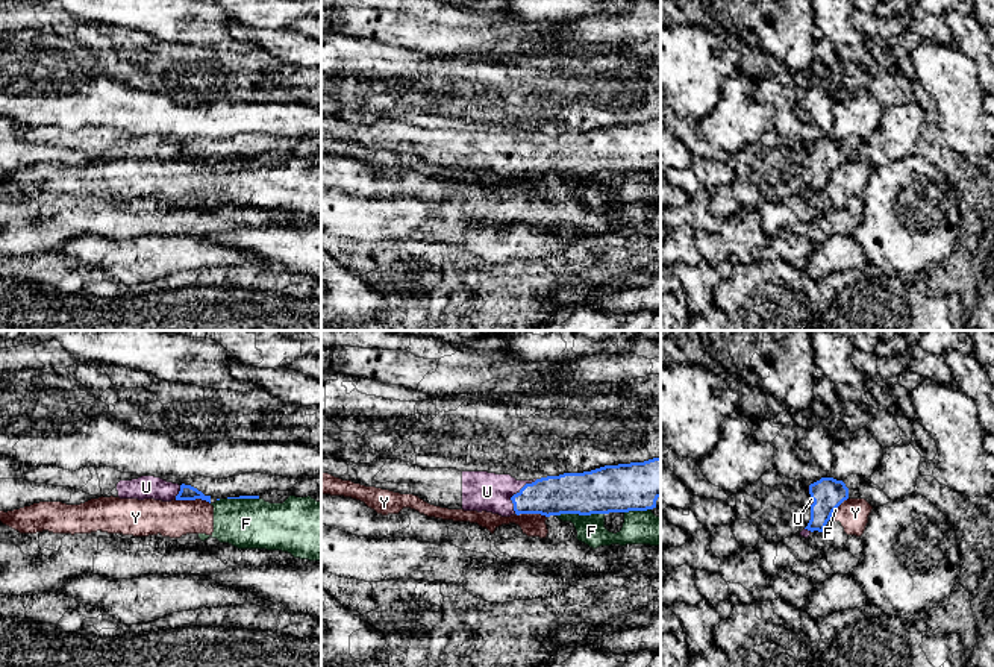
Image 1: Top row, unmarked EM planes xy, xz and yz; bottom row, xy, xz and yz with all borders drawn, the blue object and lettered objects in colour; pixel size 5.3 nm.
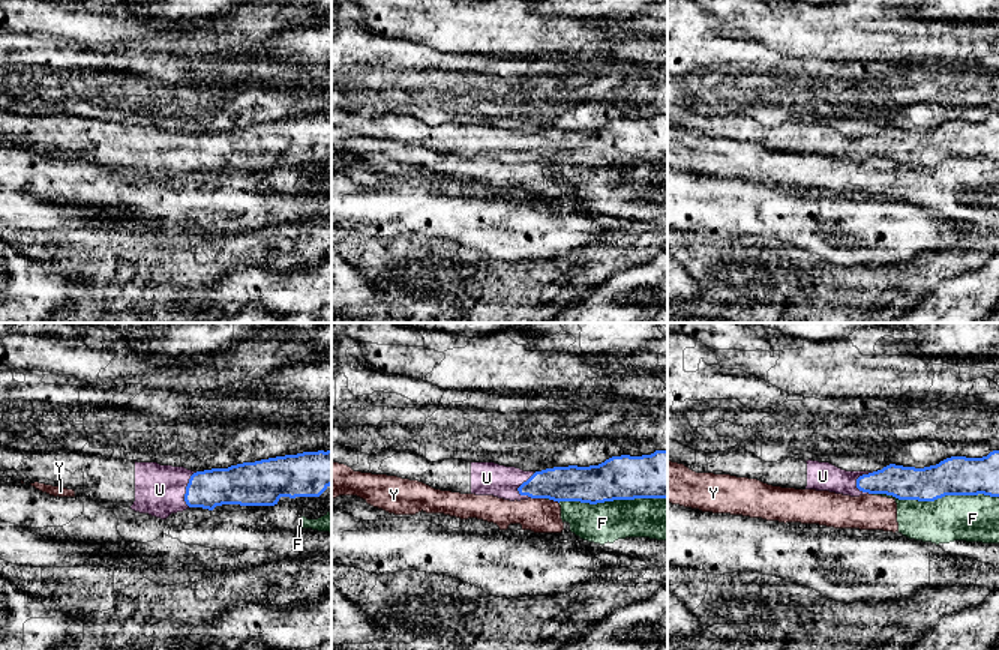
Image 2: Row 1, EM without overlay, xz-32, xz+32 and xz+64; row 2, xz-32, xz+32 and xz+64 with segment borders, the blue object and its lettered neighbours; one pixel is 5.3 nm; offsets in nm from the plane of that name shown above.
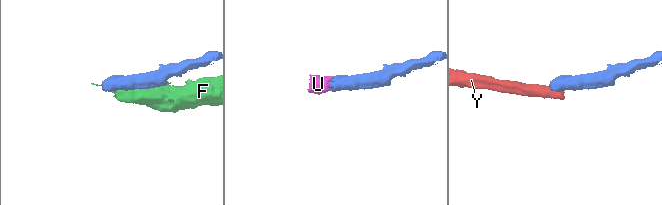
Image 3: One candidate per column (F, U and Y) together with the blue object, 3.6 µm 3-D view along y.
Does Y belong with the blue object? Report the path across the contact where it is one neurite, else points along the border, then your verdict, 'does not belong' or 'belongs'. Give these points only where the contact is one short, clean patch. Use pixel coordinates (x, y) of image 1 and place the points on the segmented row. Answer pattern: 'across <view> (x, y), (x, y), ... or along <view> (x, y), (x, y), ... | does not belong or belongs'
along xy (176, 499), (205, 499), (209, 504) | does not belong

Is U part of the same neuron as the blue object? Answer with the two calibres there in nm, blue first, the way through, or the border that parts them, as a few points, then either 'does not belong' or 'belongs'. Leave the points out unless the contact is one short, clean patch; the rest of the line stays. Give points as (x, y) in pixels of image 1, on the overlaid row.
calibres 200 and 200 nm; way xz (559, 494), (517, 493), (487, 491); belongs

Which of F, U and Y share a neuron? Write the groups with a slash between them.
F Y / U

